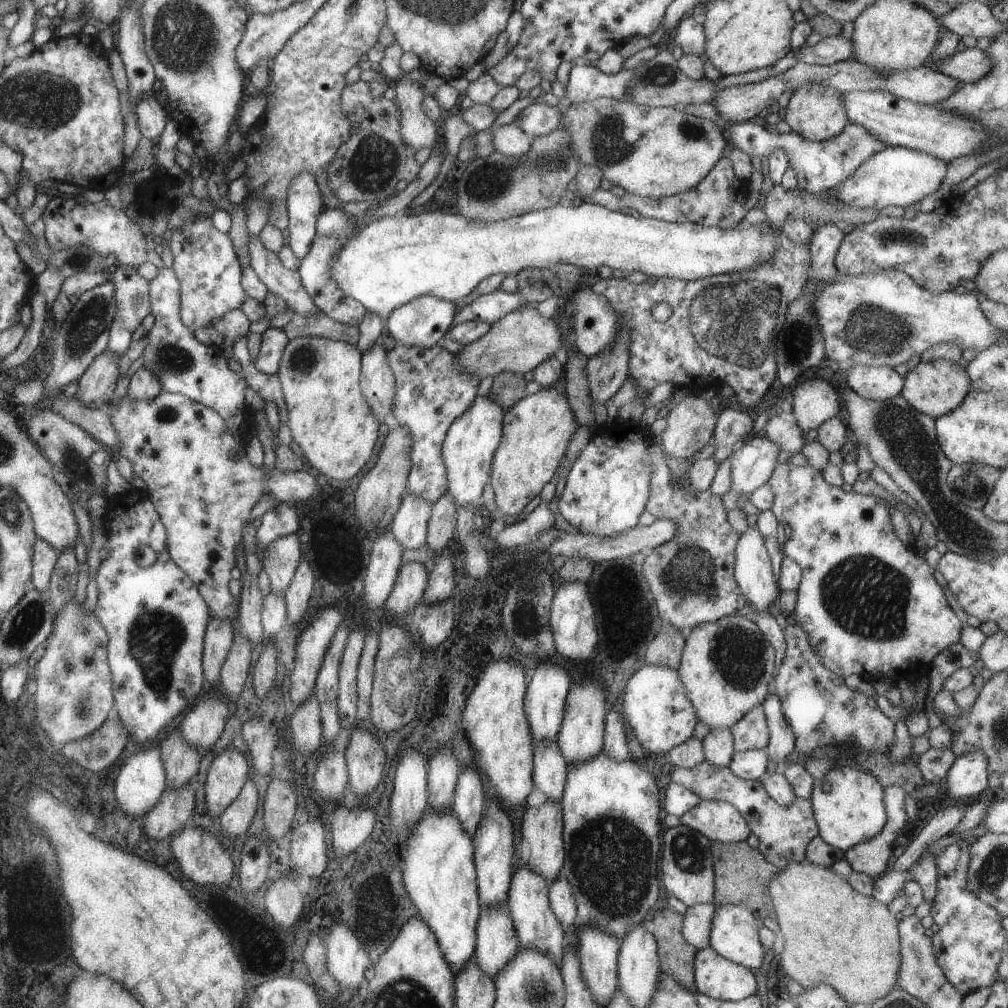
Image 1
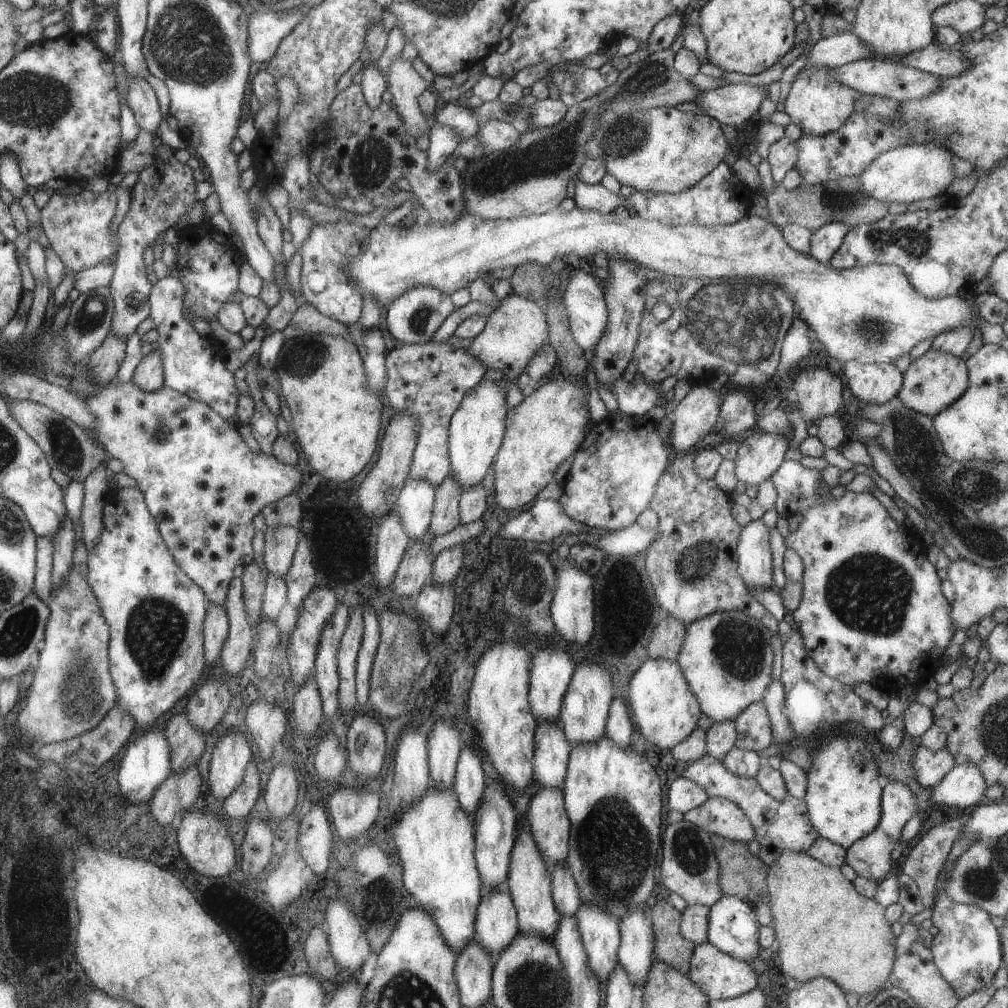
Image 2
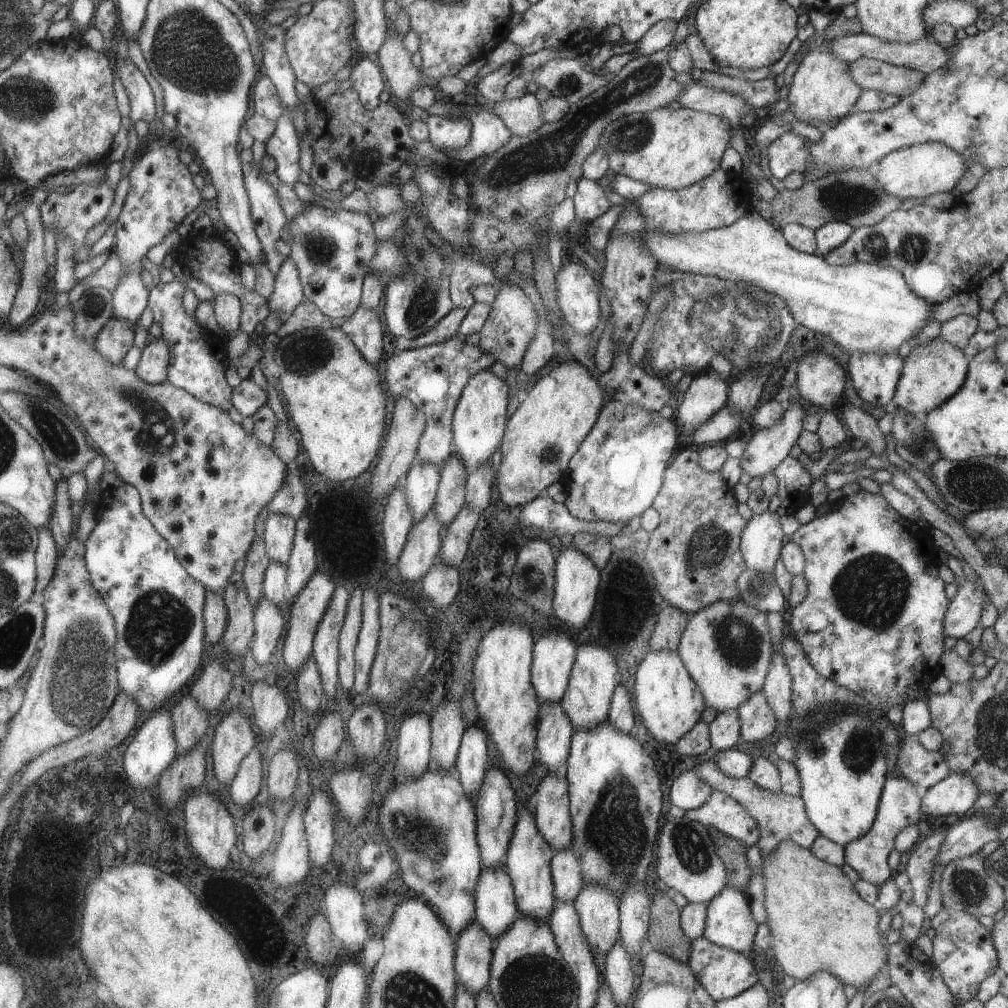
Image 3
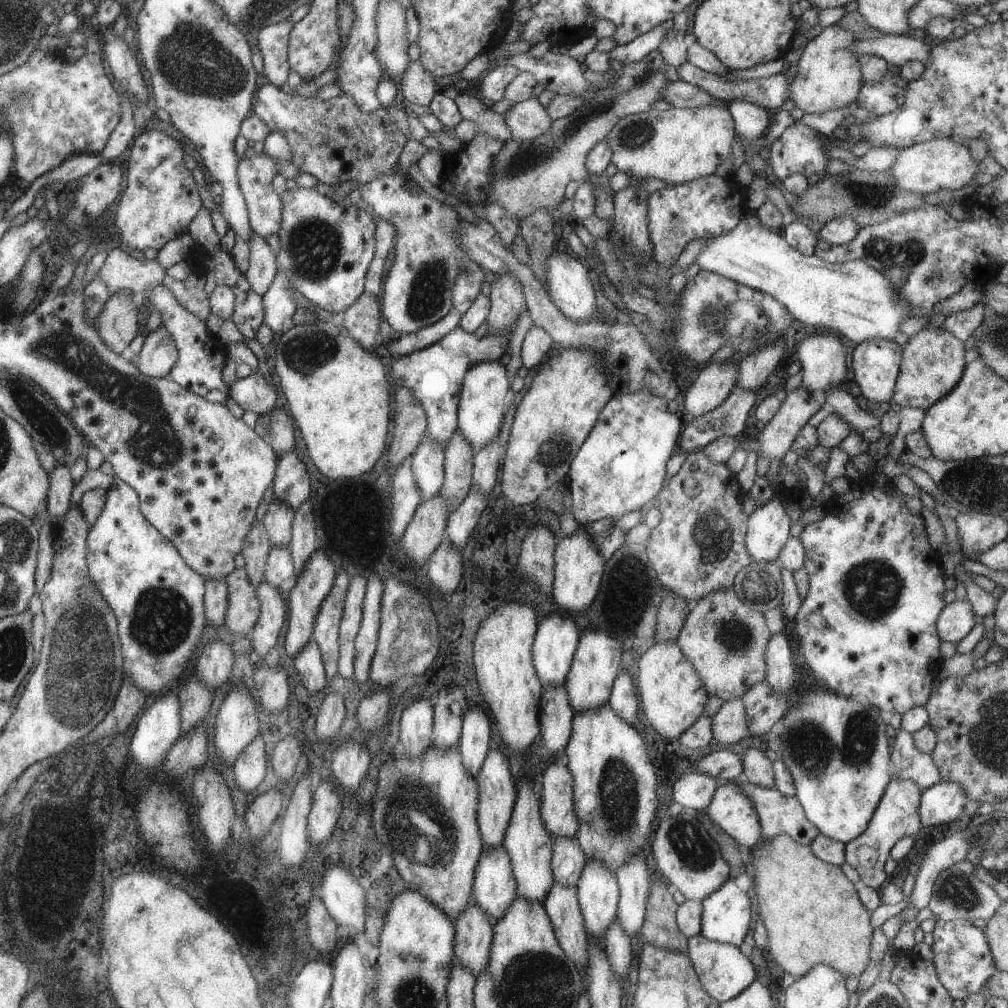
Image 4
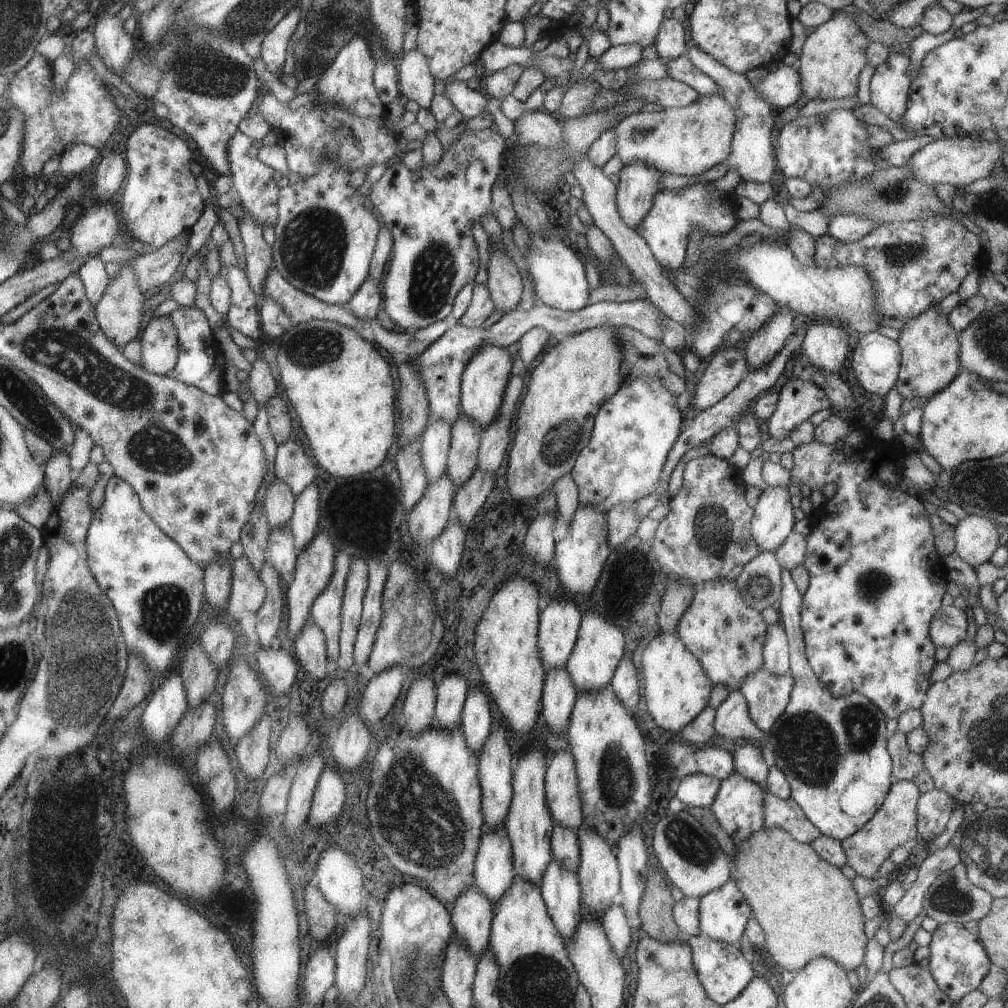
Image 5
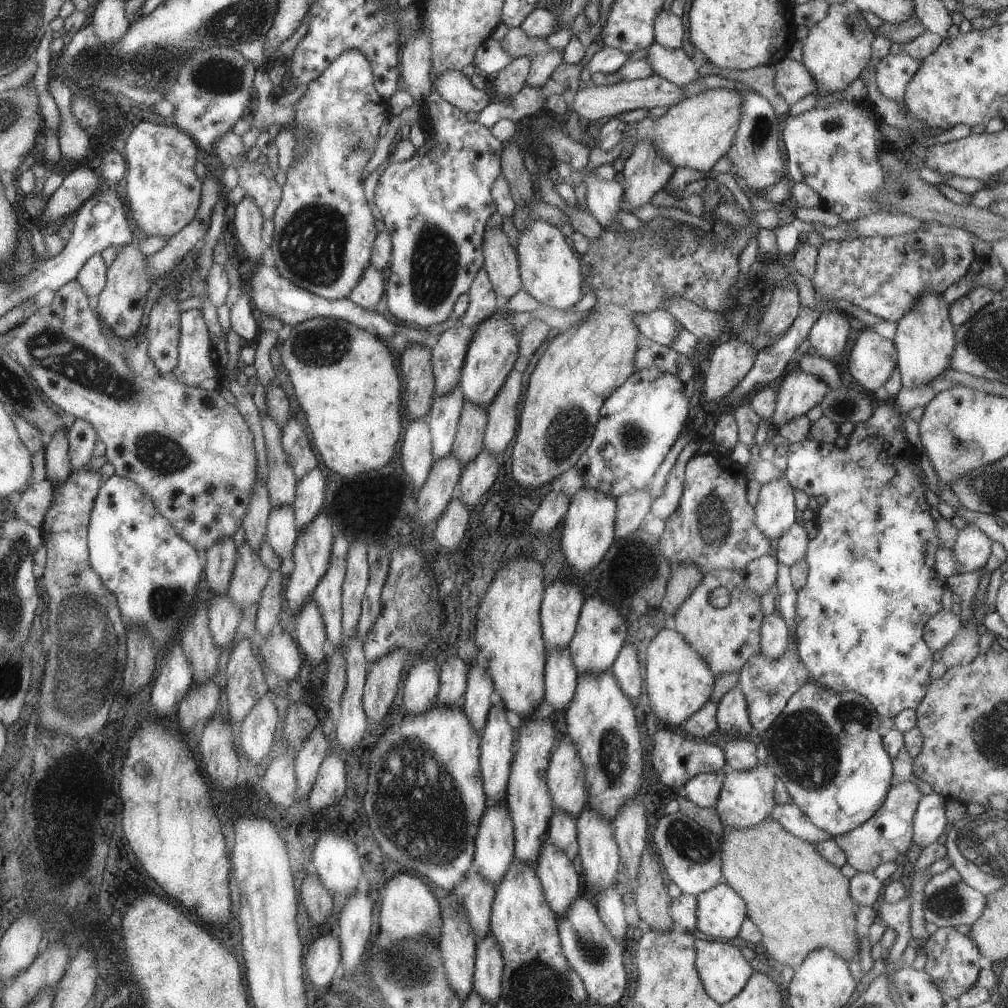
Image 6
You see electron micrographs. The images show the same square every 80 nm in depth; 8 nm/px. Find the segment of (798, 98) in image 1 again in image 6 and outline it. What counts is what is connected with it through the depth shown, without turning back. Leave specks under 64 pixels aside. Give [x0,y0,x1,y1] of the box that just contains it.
[801,2,876,94]

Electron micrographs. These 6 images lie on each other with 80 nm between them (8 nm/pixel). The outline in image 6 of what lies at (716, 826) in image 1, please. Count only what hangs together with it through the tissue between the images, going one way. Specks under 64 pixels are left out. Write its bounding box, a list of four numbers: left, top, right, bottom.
[714,762,776,831]

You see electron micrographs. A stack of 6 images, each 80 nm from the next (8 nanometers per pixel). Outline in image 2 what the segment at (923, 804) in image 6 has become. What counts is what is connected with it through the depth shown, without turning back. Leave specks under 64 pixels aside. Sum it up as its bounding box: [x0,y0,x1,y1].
[929,765,985,810]

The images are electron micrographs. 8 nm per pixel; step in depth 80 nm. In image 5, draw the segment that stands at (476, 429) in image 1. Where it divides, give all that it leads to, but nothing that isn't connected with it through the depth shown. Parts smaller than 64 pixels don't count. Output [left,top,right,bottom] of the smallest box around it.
[459,344,512,430]

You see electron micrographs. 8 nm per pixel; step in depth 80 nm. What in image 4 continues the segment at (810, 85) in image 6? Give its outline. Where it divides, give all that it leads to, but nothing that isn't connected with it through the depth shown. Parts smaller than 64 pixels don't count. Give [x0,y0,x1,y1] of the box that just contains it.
[676,61,792,113]

